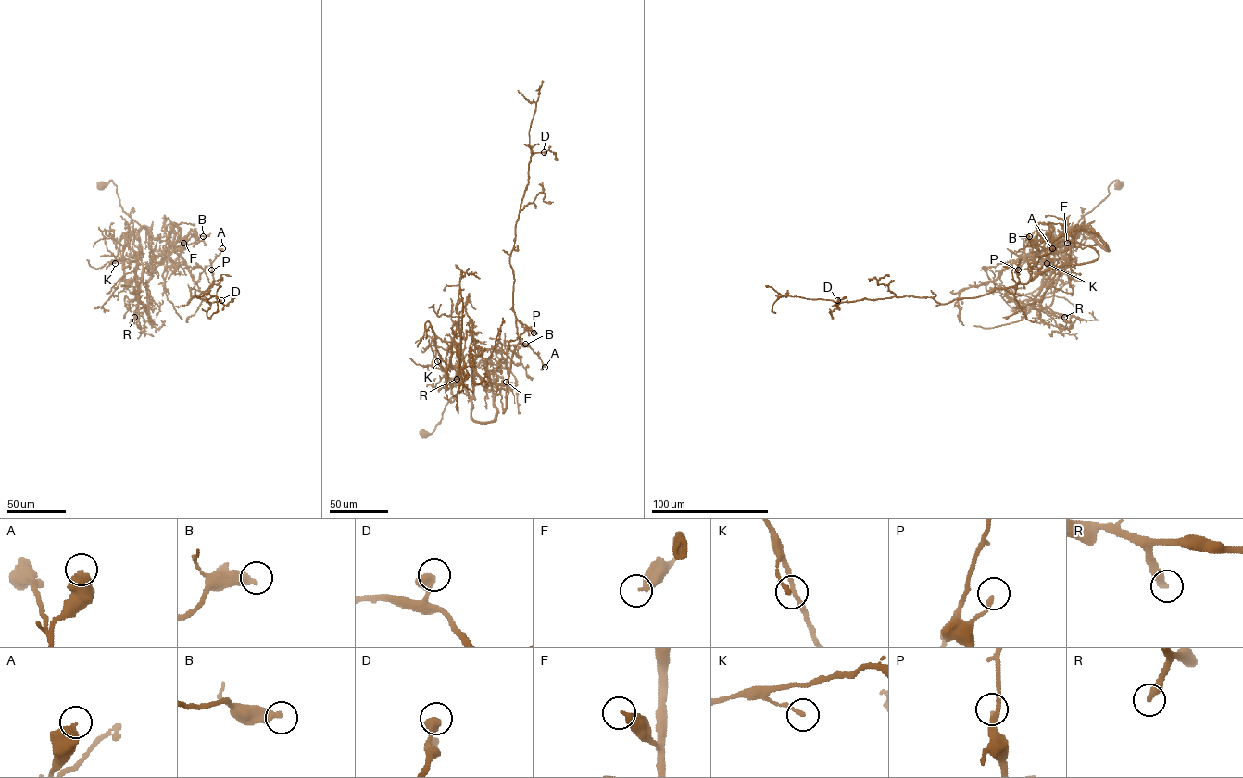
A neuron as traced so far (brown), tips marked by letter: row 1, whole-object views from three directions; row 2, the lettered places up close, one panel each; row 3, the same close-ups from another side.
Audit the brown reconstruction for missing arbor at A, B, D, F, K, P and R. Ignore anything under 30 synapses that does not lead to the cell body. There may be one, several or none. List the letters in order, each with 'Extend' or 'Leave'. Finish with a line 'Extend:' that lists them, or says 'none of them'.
A: Leave
B: Leave
D: Leave
F: Leave
K: Leave
P: Leave
R: Extend
Extend: R

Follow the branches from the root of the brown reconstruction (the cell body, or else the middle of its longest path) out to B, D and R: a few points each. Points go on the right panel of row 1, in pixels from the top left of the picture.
B: (1118, 183), (1078, 222), (1109, 250), (1086, 229), (1066, 249), (1034, 256), (1038, 250), (1029, 236)
D: (1118, 183), (1078, 222), (1109, 250), (1091, 230), (1070, 231), (1096, 259), (944, 304), (837, 300)
R: (1118, 183), (1109, 186), (1109, 194), (1077, 227), (1061, 235), (1066, 263), (1048, 307), (1064, 317)

